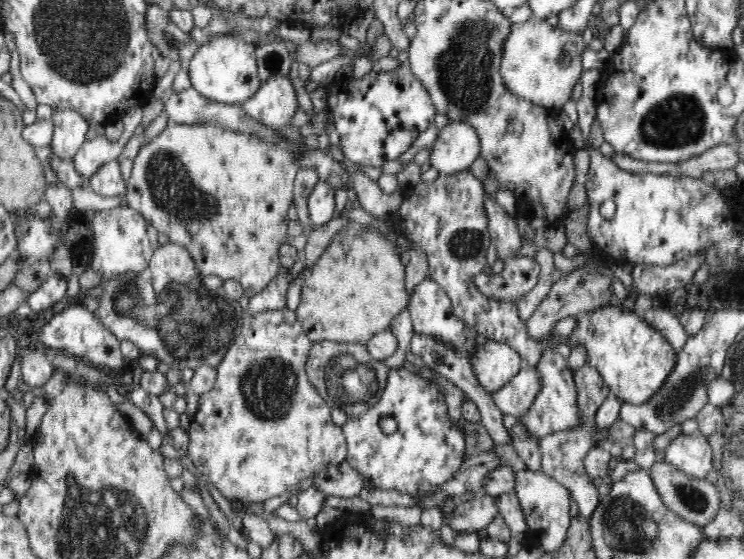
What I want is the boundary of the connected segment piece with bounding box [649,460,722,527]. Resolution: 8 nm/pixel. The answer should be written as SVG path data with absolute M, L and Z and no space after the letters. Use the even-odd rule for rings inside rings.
M656 460L656 464L649 470L650 477L654 482L656 491L661 496L663 504L681 516L686 522L703 527L707 525L722 508L718 491L710 482L705 479L696 479L687 476L682 470L669 464L666 460L661 462Z

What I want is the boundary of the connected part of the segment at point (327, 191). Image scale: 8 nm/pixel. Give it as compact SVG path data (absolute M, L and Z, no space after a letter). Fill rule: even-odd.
M318 181L307 200L309 220L314 227L326 224L334 215L334 186L328 181Z

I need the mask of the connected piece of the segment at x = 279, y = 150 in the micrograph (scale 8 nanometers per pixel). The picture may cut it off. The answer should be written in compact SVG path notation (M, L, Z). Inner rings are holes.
M170 123L150 143L141 143L138 154L134 160L130 161L129 167L132 171L127 178L128 181L125 184L127 187L124 194L126 206L138 211L151 225L154 225L154 228L157 228L162 234L166 234L170 242L181 244L182 247L186 248L196 263L200 276L216 274L223 280L237 280L242 285L243 294L250 298L266 288L266 285L275 277L281 266L278 249L289 240L286 230L288 230L289 221L288 208L293 204L293 182L299 169L298 163L310 151L303 141L305 139L302 138L301 132L295 130L289 124L276 130L272 129L272 140L266 142L265 138L262 138L259 134L250 134L245 130L224 129L221 128L220 124Z

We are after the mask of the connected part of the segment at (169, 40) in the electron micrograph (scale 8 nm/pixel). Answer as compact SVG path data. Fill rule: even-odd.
M154 4L147 6L144 30L162 60L181 64L181 68L190 68L190 60L202 48L192 32L178 27L170 19L169 11Z

